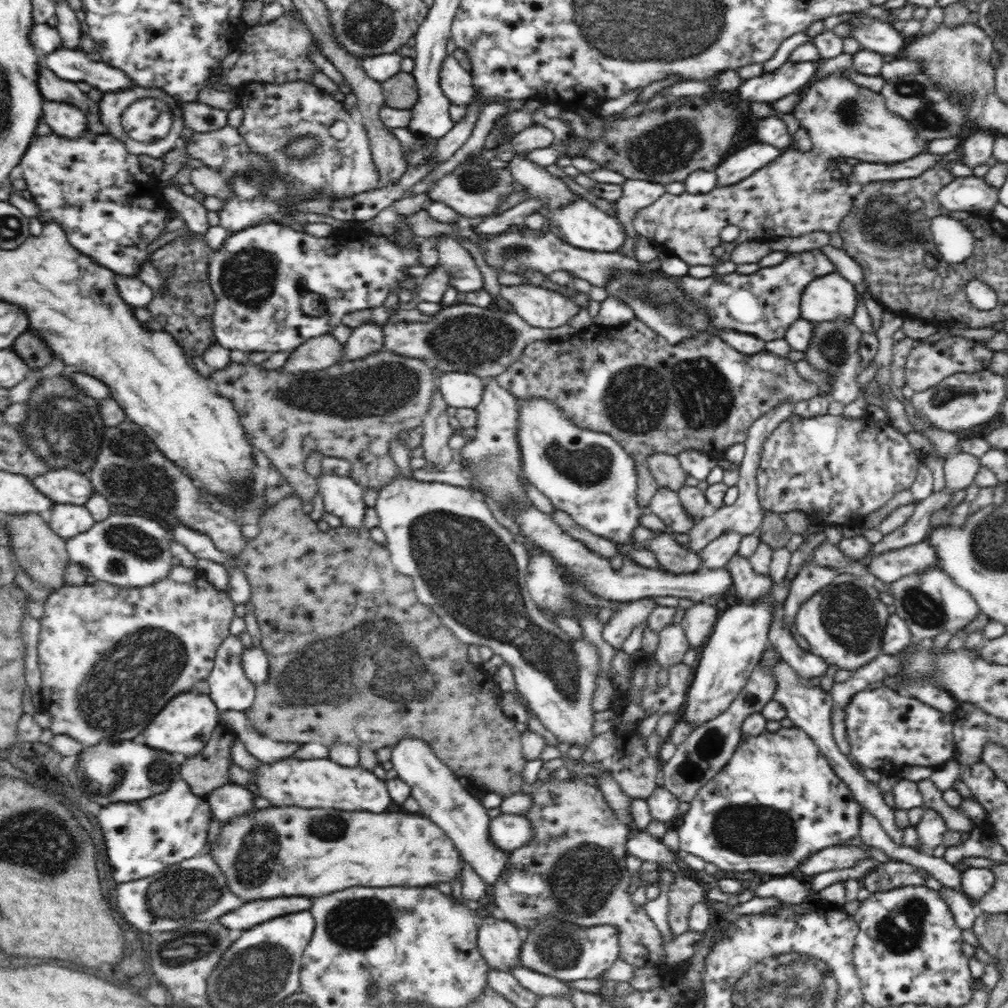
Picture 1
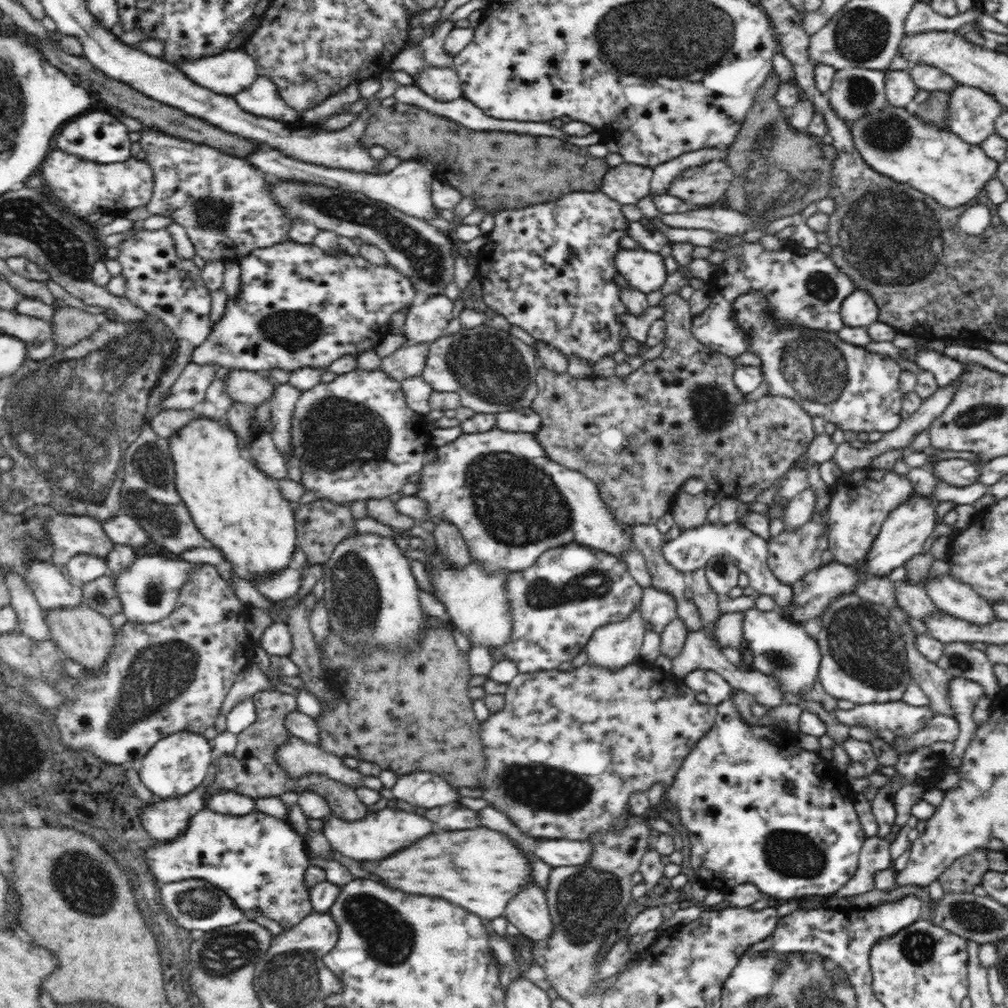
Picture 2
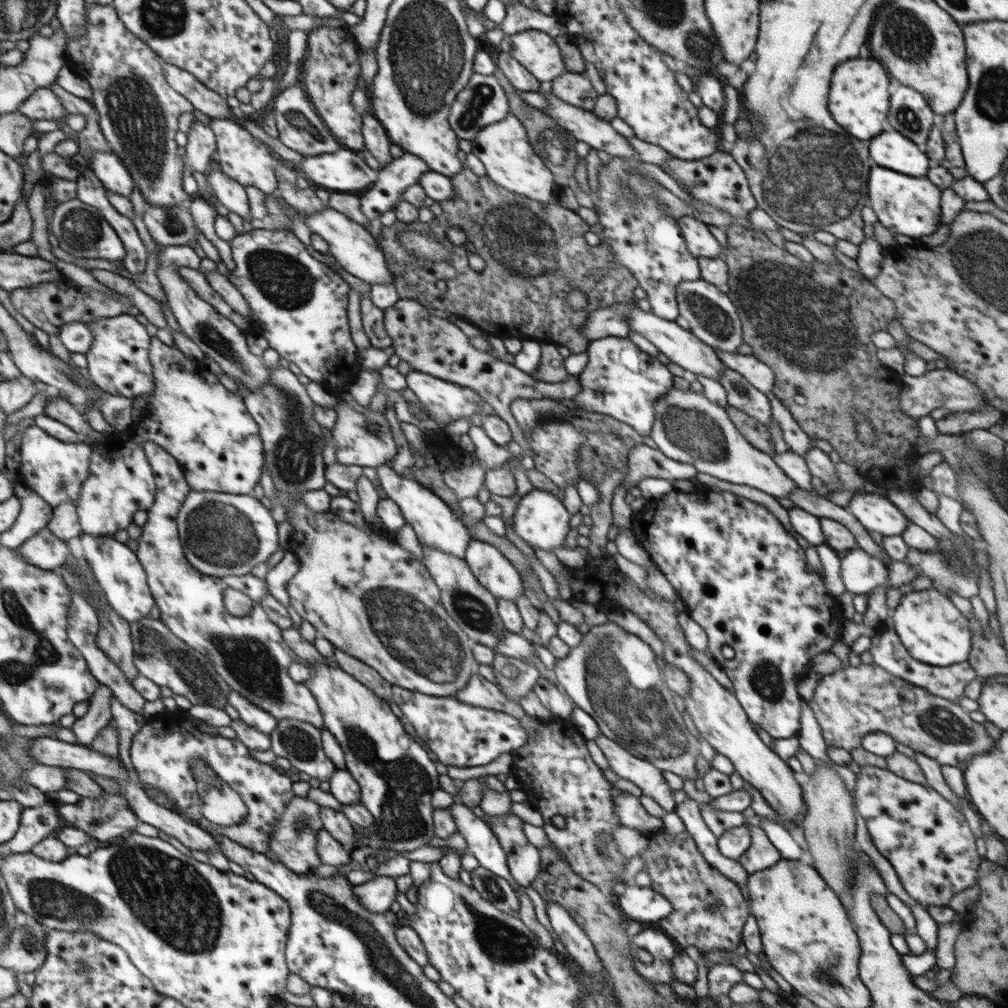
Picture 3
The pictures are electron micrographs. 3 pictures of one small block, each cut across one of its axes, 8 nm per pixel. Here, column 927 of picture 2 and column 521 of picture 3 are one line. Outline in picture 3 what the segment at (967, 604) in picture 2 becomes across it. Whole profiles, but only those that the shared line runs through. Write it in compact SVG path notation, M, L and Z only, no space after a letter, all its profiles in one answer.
M473 538L464 560L478 583L497 599L515 602L524 596L521 575L494 546Z

